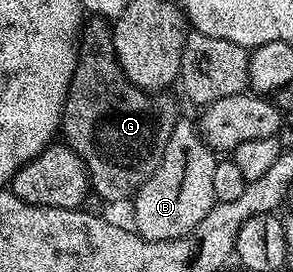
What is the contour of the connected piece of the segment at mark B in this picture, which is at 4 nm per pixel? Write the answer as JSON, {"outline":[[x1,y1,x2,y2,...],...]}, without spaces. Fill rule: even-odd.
{"outline":[[185,117,178,118,155,173,151,173,151,177,131,200,132,226,137,234,144,239,178,239,191,233,191,229,195,229,195,225,199,225,199,221,203,221,203,217,207,217,213,208,217,161,218,156,205,142,198,124]]}

